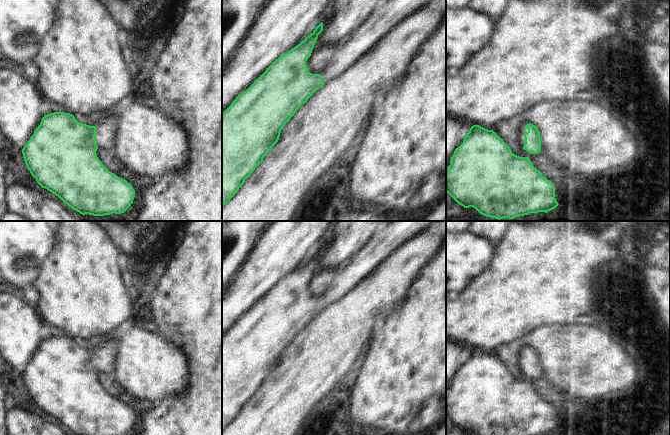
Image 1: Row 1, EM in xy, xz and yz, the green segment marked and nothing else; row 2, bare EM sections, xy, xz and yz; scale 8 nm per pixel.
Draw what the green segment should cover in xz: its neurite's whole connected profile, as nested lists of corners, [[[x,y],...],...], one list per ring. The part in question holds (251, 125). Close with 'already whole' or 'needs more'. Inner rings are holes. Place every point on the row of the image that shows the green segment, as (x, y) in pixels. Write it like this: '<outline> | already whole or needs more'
[[[386,0],[378,11],[346,41],[340,43],[319,74],[308,71],[306,61],[323,31],[321,22],[300,44],[276,59],[266,71],[222,113],[222,208],[278,142],[281,130],[295,112],[325,82],[338,78],[366,54],[393,28],[428,4],[430,0]]] | needs more

